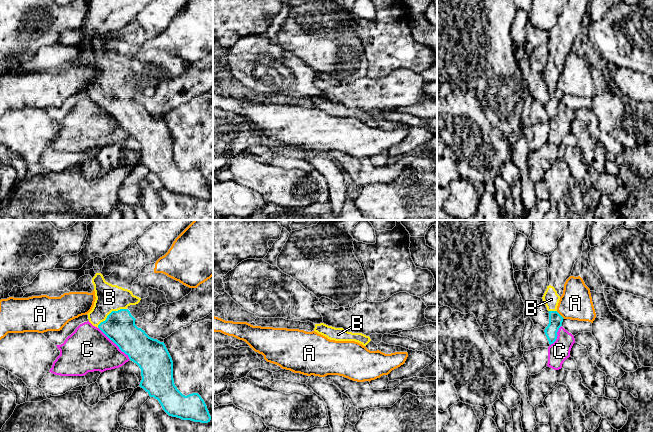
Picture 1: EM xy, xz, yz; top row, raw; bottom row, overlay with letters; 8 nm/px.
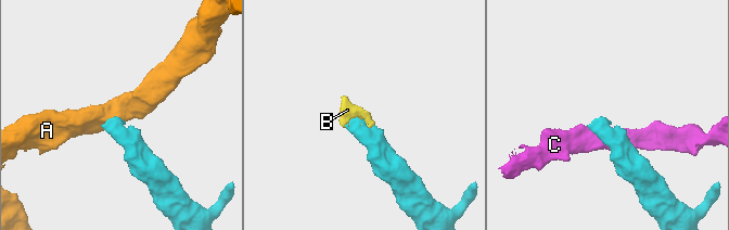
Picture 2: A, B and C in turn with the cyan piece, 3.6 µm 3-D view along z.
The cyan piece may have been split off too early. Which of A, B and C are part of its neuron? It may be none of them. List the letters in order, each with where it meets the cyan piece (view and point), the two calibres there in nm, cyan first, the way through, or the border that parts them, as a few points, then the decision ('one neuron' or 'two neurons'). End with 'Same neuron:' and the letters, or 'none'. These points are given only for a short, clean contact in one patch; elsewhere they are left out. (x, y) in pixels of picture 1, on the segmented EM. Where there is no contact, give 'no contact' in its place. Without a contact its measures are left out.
A: meets cyan in yz at (559, 314); 110 nm thick on the cyan side, 260 nm on the other; border along yz (556, 311), (564, 318); two neurons
B: meets cyan in xy at (110, 313); 260 nm thick on the cyan side, 220 nm on the other; runs through xy (119, 326), (110, 313), (109, 297); one neuron
C: meets cyan in yz at (557, 335); 110 nm thick on the cyan side, 170 nm on the other; two neurons
Same neuron: B

